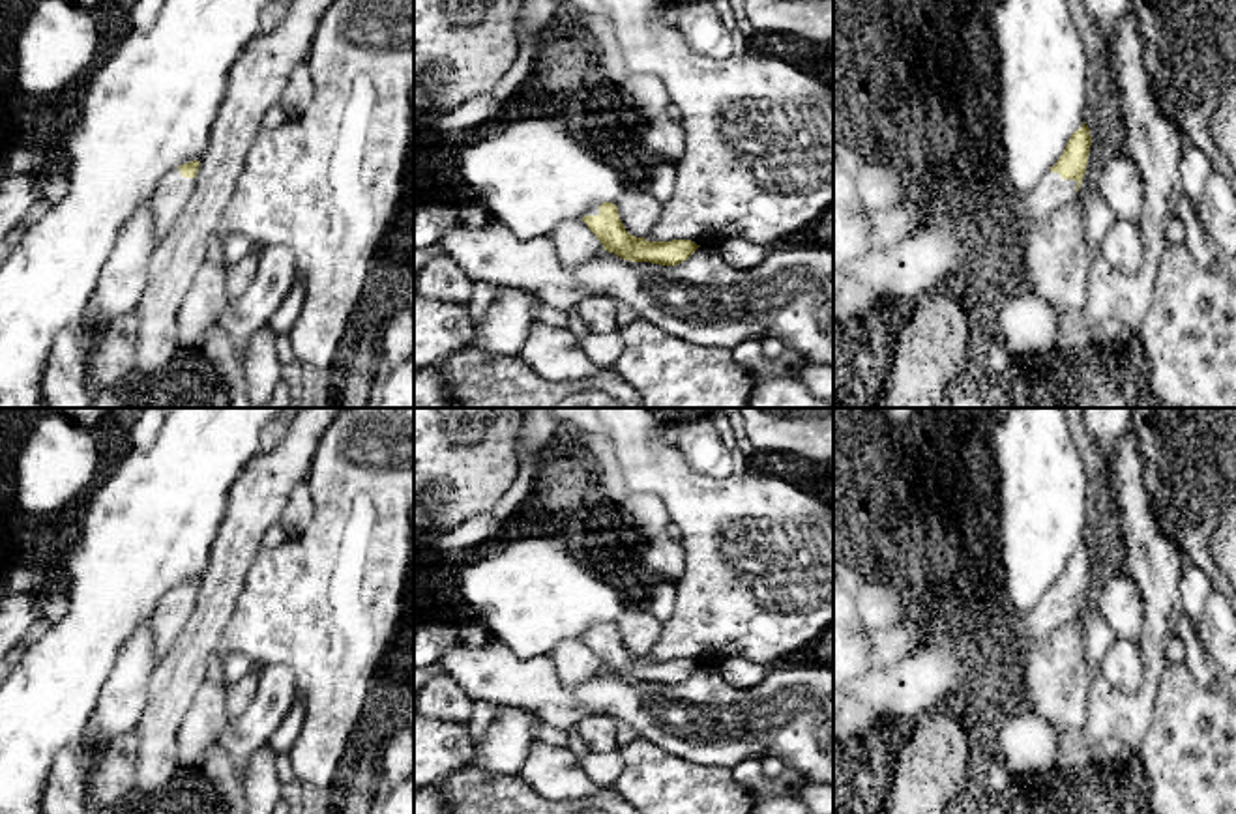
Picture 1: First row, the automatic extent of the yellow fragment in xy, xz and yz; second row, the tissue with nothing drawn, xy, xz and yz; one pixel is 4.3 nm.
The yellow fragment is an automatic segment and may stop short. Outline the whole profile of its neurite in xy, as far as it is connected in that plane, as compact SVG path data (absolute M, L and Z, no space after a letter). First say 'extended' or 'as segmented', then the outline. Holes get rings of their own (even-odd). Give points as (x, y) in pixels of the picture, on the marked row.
extended; M200 161L185 163L178 168L169 170L155 193L150 198L150 206L146 208L148 221L152 219L155 225L155 236L161 240L182 210L185 208L193 189L195 178L199 174Z

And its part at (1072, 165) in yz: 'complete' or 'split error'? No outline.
split error

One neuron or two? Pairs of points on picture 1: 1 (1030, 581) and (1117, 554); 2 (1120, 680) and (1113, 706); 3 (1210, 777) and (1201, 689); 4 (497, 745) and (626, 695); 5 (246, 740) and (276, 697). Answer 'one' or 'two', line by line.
1: two
2: two
3: one
4: two
5: one

